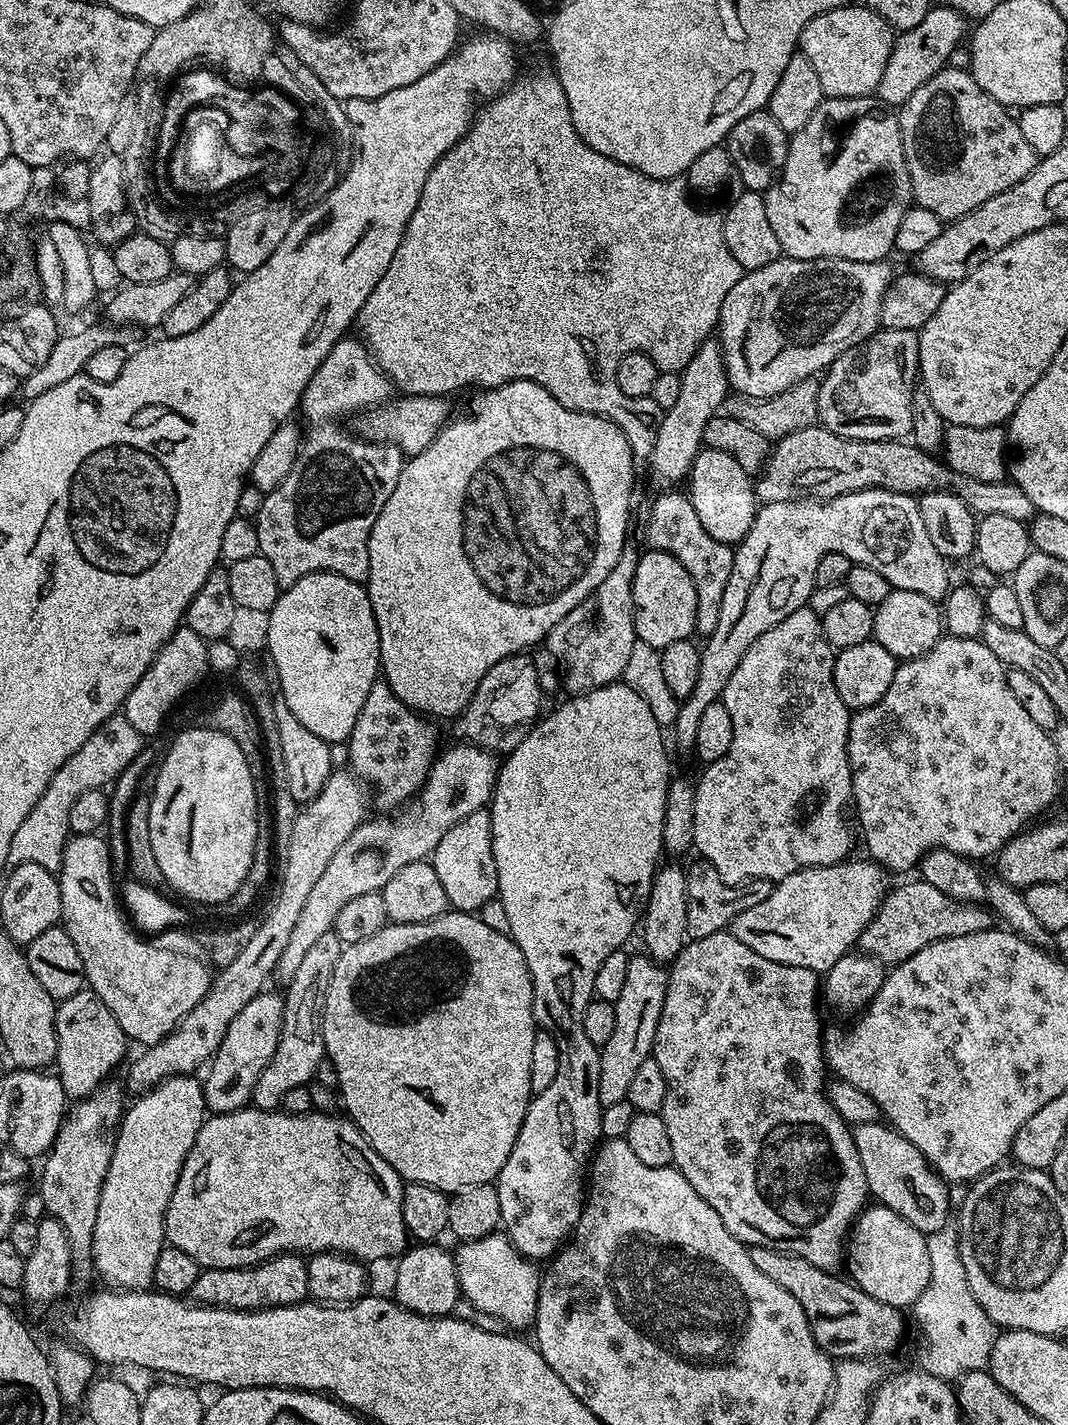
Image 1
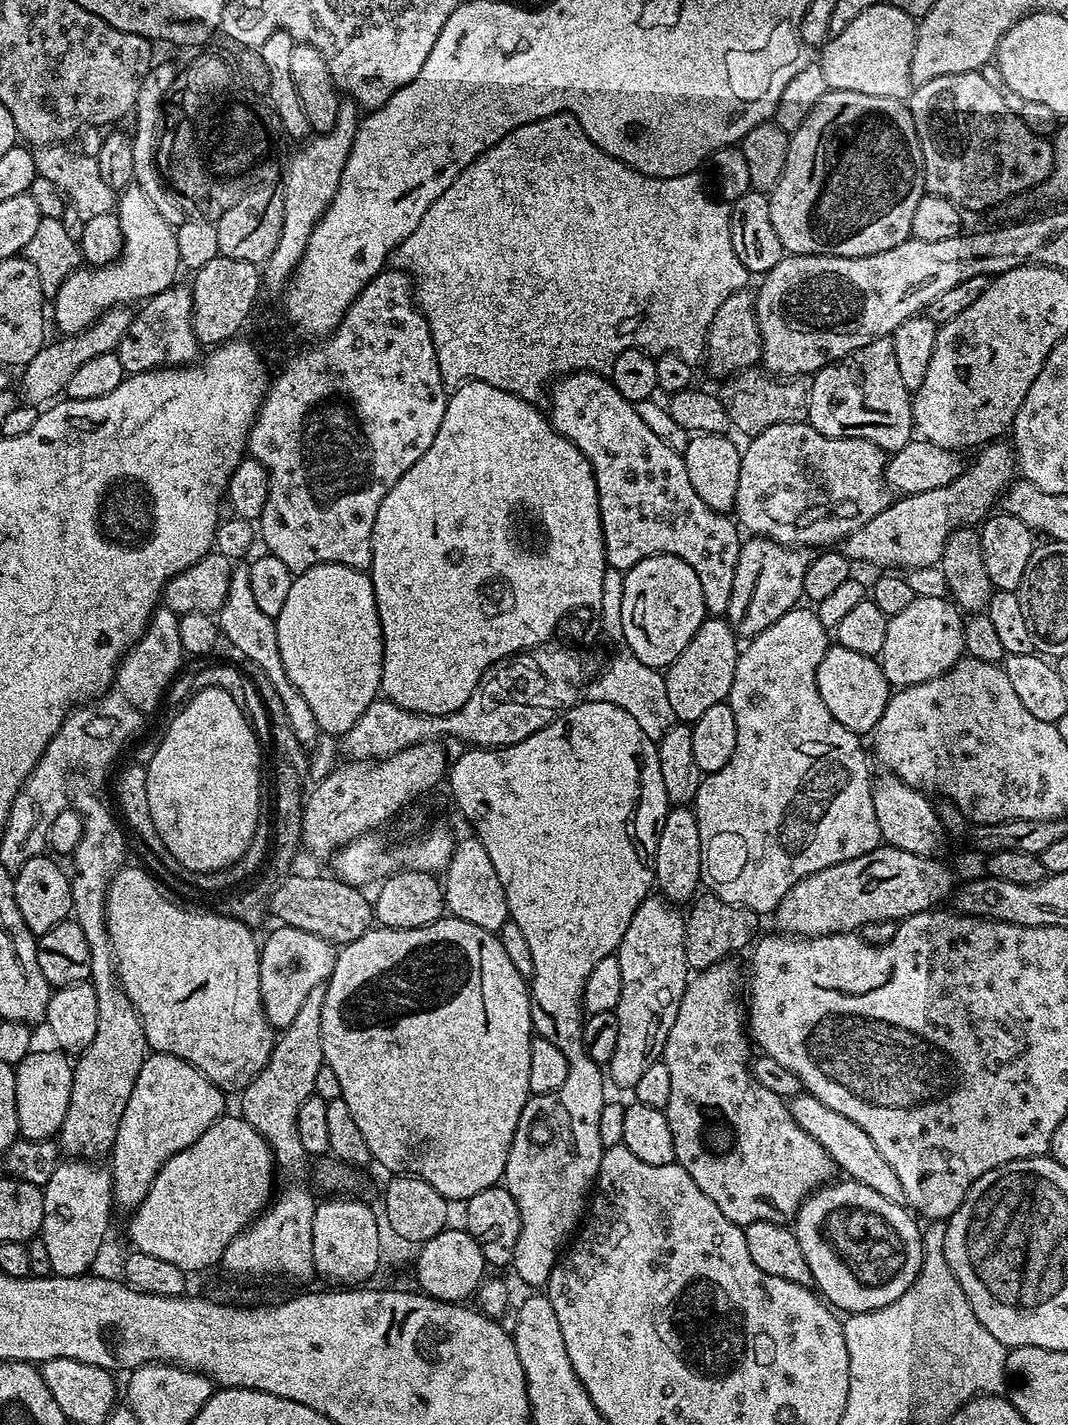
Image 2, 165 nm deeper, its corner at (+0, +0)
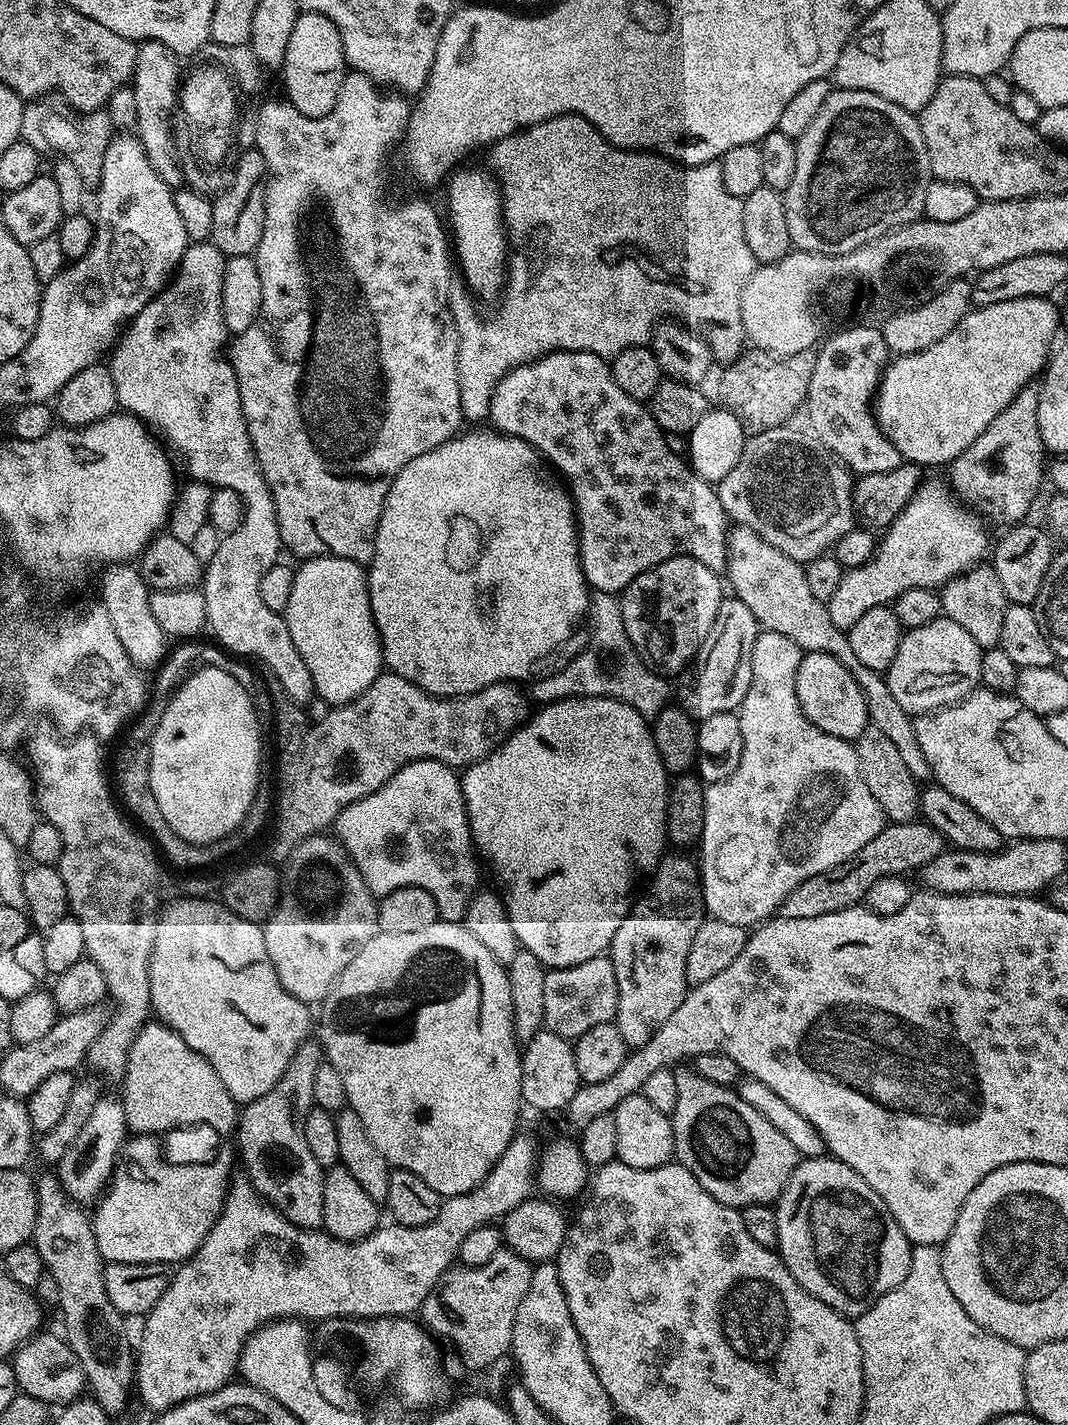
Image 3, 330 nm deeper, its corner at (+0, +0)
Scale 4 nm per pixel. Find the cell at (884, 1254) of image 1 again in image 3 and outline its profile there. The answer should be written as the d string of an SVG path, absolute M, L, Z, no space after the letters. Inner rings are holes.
M831 1155L801 1159L774 1207L778 1222L776 1248L780 1259L802 1290L826 1302L826 1306L843 1316L855 1318L870 1310L882 1294L890 1294L890 1290L910 1274L913 1245L908 1243L902 1226L898 1226L886 1202L870 1190L864 1179Z

